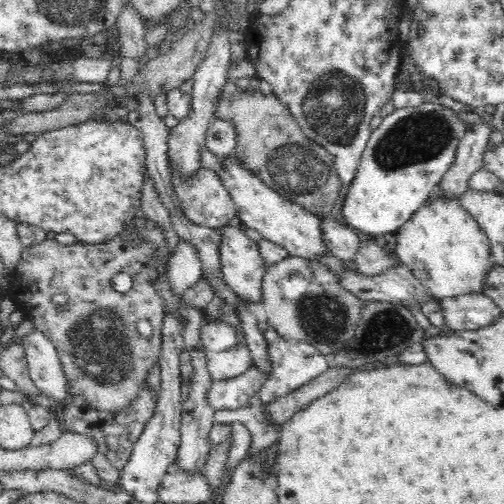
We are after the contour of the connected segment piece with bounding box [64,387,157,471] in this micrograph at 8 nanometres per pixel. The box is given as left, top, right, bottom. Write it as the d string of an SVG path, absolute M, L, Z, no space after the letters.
M146 388L140 398L130 406L128 410L122 412L100 412L86 405L81 398L74 398L70 408L64 412L64 422L68 433L80 436L86 436L86 439L92 441L98 453L103 454L105 458L118 470L122 470L128 463L133 452L134 444L138 441L140 434L144 431L147 420L151 417L157 395L150 388Z

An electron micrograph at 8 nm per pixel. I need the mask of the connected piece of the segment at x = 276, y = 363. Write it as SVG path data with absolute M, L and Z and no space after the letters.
M279 336L275 340L268 340L265 346L267 346L272 365L272 374L263 381L258 390L261 403L267 403L277 396L288 394L300 386L304 386L329 368L329 357L322 353L314 343L308 342L306 339Z

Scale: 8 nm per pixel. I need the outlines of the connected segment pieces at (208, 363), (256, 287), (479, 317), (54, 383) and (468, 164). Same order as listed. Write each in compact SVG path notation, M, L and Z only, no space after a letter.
M234 346L226 352L210 354L205 358L205 369L212 381L231 380L244 374L251 366L248 347Z
M237 221L224 223L215 228L220 240L217 240L217 260L219 260L219 272L222 280L235 293L242 297L250 297L252 301L261 300L261 276L265 271L265 260L260 252L258 243L250 239L244 226Z
M486 294L439 298L443 324L452 330L472 330L494 322L501 314Z
M36 327L32 332L24 335L19 342L34 383L42 389L42 394L62 404L68 396L65 376L61 372L61 364L54 343Z
M486 122L478 126L468 126L466 136L460 140L452 168L443 176L426 203L432 204L436 200L459 200L469 190L470 176L485 168L486 150L491 132Z

